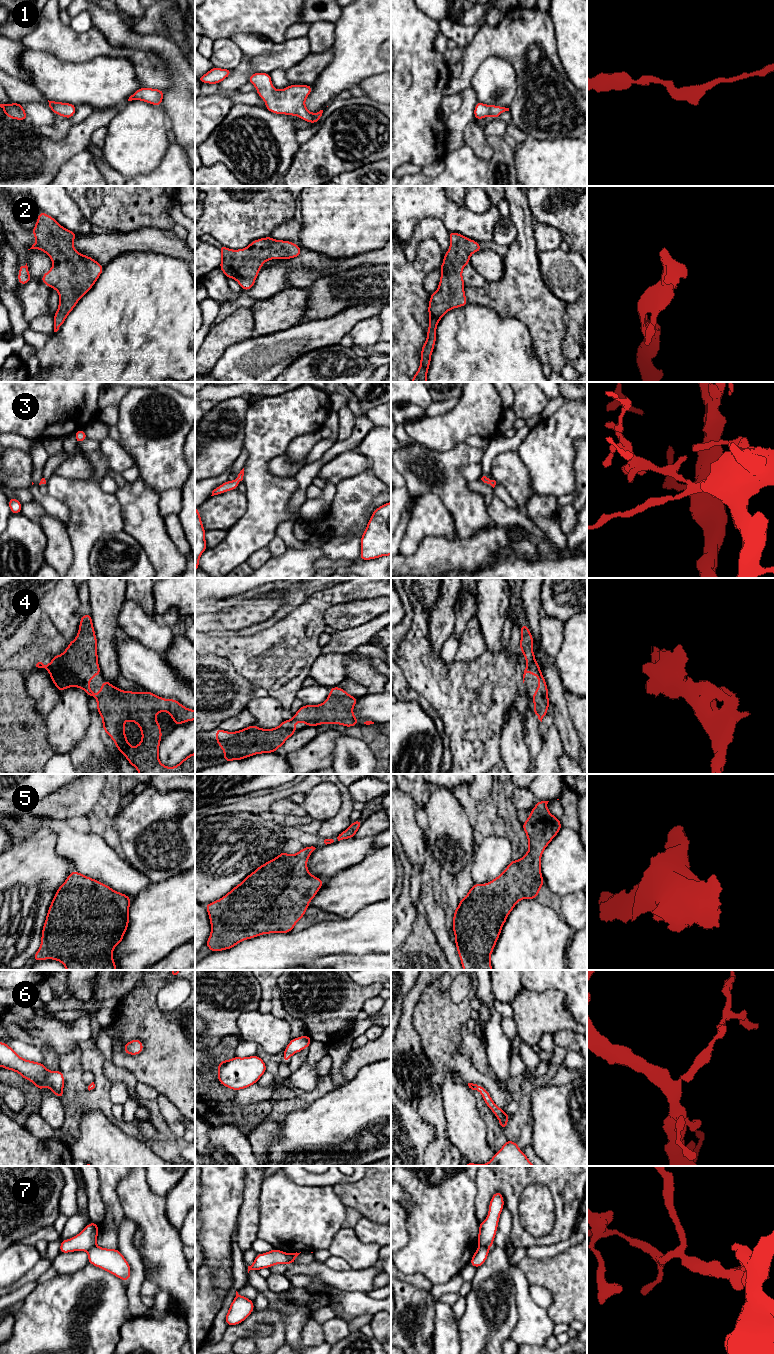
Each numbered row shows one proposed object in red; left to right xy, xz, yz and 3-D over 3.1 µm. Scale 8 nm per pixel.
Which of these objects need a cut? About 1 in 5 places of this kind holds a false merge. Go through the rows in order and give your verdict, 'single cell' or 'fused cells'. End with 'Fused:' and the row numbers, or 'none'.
1: single cell
2: single cell
3: single cell
4: single cell
5: single cell
6: single cell
7: fused cells
Fused: 7

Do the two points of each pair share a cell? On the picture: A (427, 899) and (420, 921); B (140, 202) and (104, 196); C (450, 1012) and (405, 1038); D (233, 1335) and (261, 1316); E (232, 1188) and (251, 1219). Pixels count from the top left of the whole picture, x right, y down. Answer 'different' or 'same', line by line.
A: different
B: same
C: different
D: same
E: different

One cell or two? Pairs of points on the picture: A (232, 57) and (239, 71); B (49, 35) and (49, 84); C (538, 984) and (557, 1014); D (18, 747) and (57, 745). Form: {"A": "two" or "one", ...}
{"A": "two", "B": "two", "C": "two", "D": "two"}

